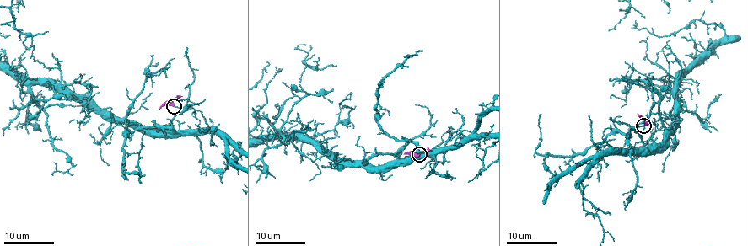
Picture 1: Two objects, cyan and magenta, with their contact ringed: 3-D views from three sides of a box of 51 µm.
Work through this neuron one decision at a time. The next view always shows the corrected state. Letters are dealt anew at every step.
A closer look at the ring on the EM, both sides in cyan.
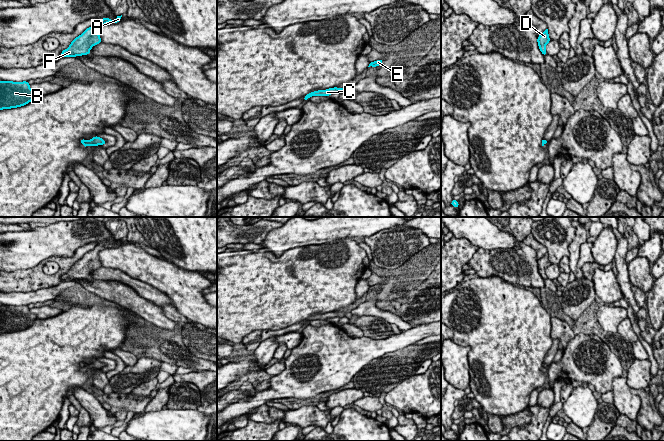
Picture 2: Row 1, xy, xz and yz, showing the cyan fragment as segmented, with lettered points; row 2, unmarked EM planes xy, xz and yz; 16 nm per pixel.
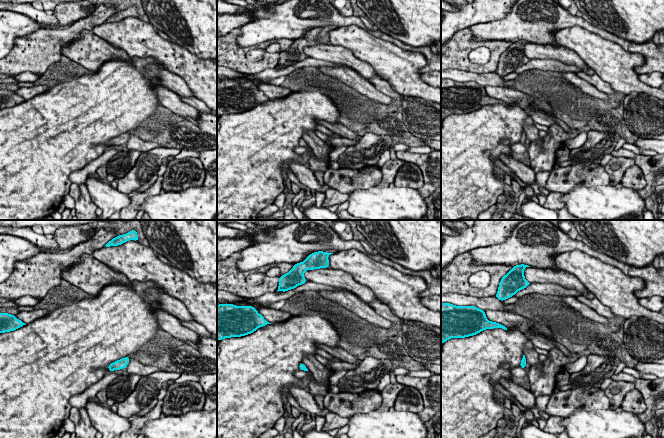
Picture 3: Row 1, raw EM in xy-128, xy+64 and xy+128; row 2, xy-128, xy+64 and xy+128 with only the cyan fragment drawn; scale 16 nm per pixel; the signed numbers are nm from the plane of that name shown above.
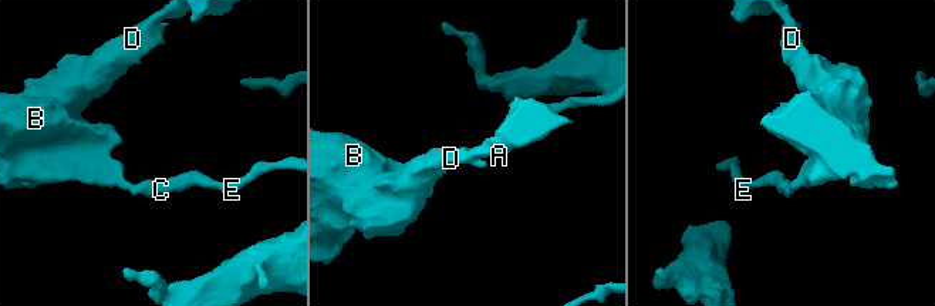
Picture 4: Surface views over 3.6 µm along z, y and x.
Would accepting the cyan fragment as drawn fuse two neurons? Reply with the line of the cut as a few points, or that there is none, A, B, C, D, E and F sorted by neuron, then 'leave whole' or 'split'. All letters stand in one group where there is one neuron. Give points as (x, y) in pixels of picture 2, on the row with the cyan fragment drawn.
xy (85, 140), (82, 143) | A B D F / C E | split

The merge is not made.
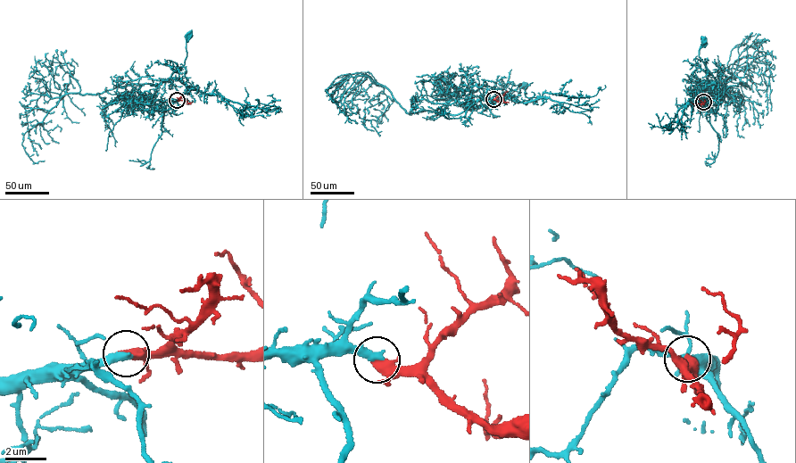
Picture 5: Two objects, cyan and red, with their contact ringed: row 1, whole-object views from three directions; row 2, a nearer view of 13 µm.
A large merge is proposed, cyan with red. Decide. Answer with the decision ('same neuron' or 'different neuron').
same neuron

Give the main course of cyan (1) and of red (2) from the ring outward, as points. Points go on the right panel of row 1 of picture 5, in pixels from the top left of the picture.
1: (703, 102), (718, 104), (725, 88), (699, 55), (704, 41)
2: (703, 102), (691, 102)

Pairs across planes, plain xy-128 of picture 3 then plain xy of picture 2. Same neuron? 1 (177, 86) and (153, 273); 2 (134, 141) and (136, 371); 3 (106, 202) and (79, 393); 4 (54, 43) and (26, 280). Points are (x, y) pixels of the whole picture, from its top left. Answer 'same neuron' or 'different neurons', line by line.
1: different neurons
2: different neurons
3: same neuron
4: same neuron

